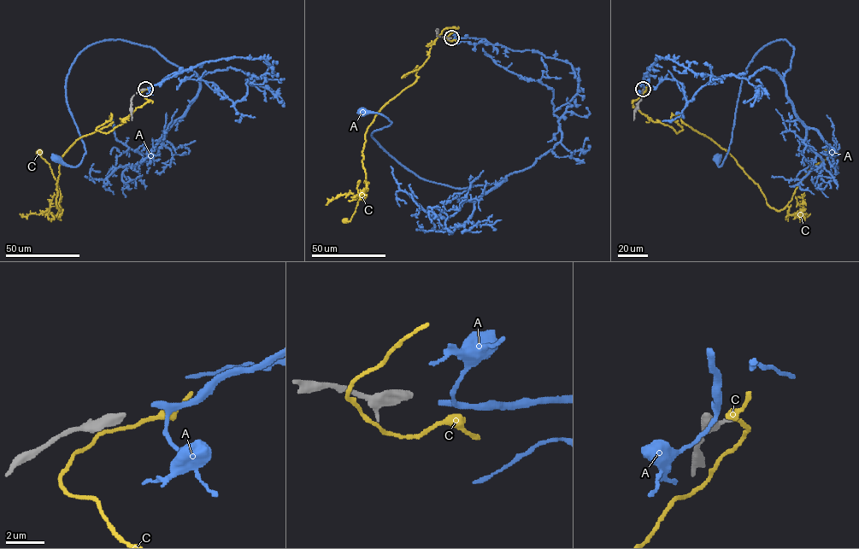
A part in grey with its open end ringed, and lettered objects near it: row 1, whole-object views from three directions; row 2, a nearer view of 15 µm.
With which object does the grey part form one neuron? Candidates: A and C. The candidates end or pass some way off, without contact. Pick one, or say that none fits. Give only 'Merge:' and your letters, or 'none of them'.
Merge: A

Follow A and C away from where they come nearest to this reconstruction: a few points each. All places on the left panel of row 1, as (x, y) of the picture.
A: (147, 88), (211, 61), (273, 67), (199, 79), (151, 48), (96, 42), (66, 80), (85, 153), (56, 159)
C: (146, 89), (148, 101), (120, 125), (97, 131), (110, 115), (63, 154), (59, 211), (38, 151)

